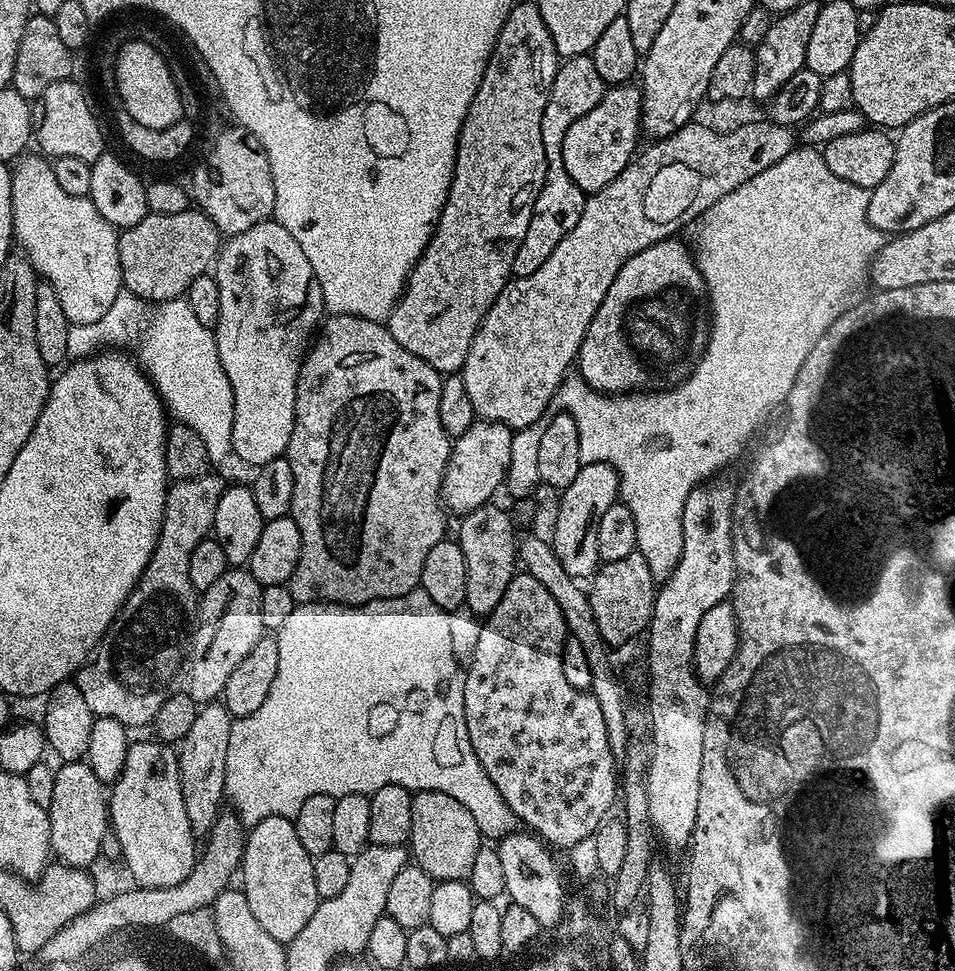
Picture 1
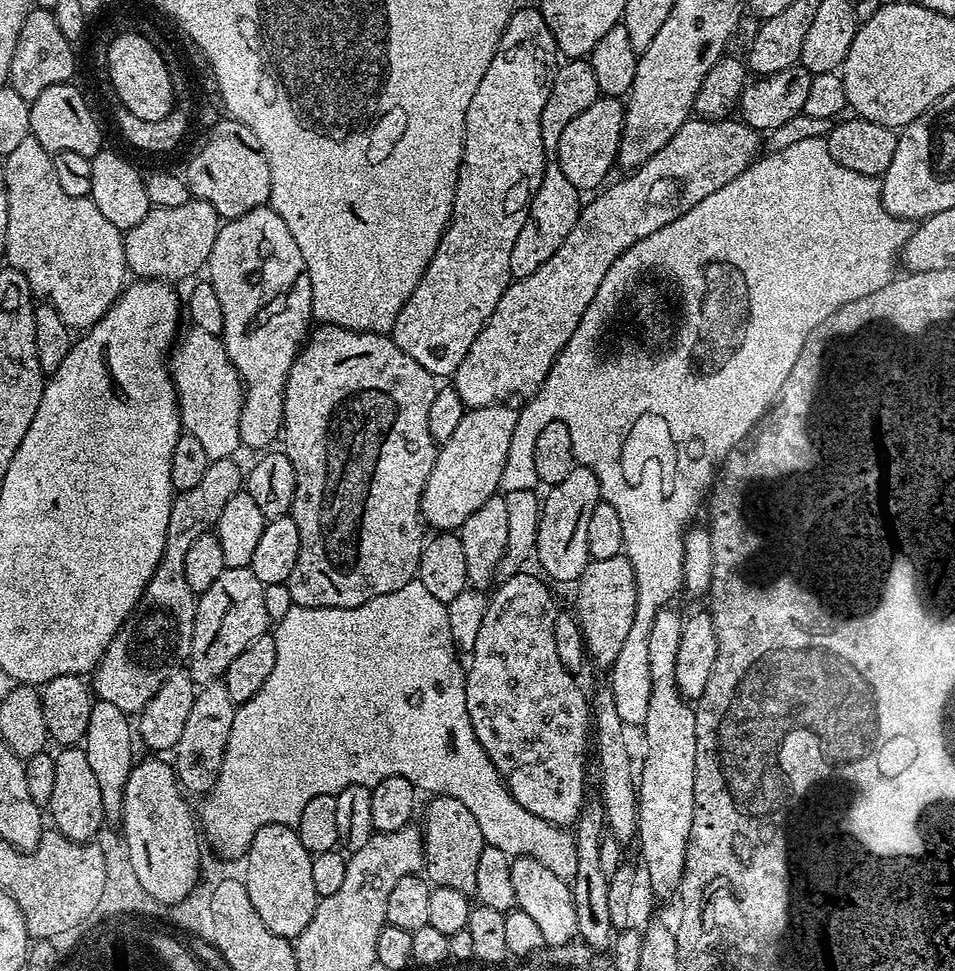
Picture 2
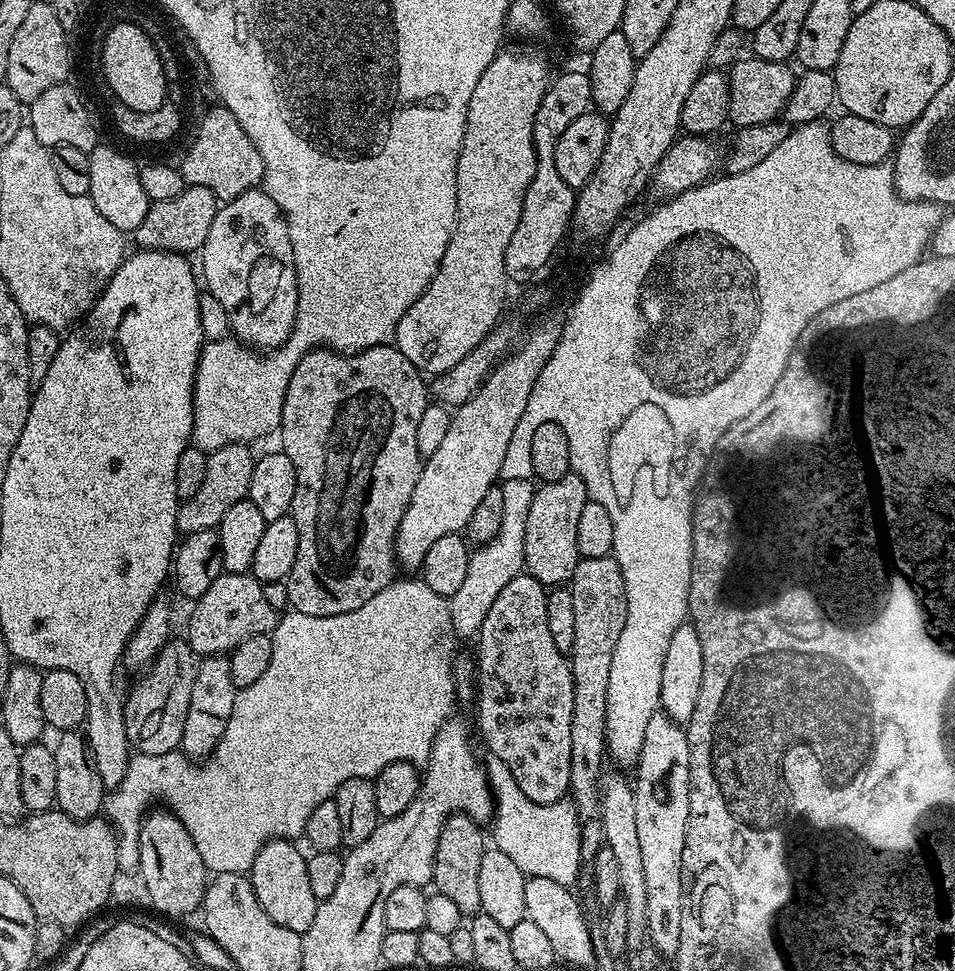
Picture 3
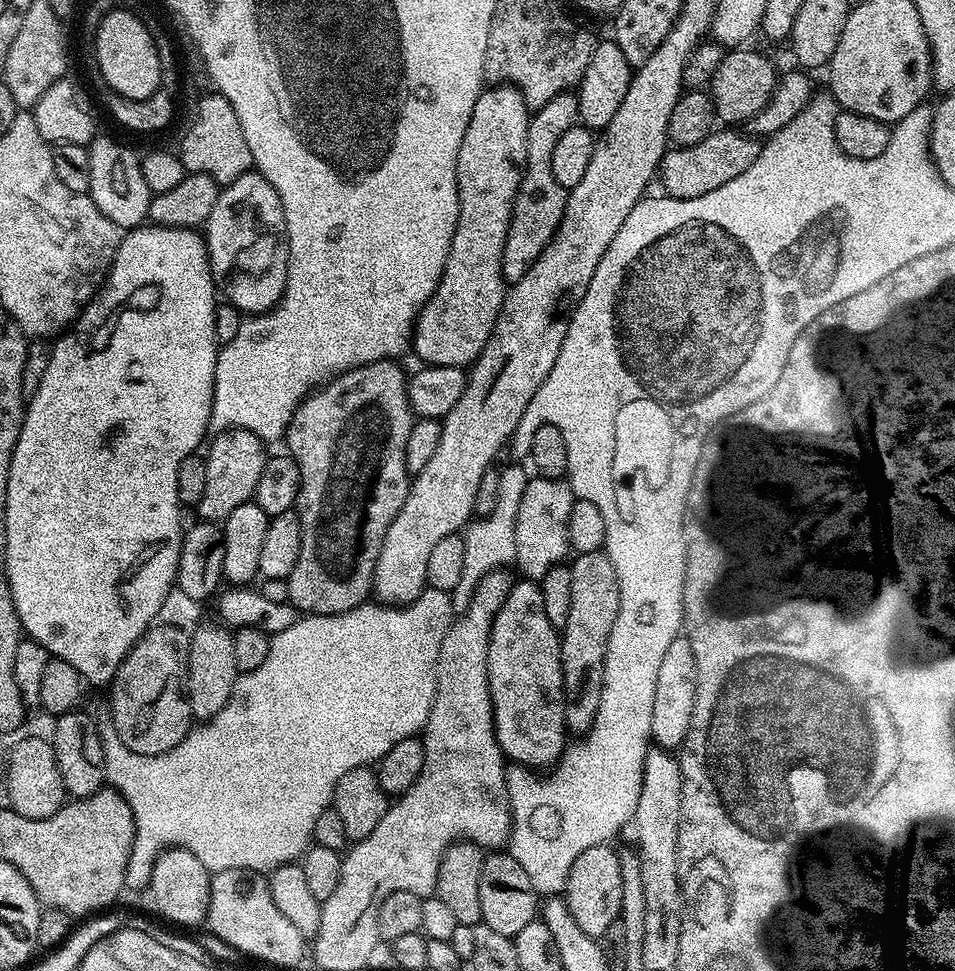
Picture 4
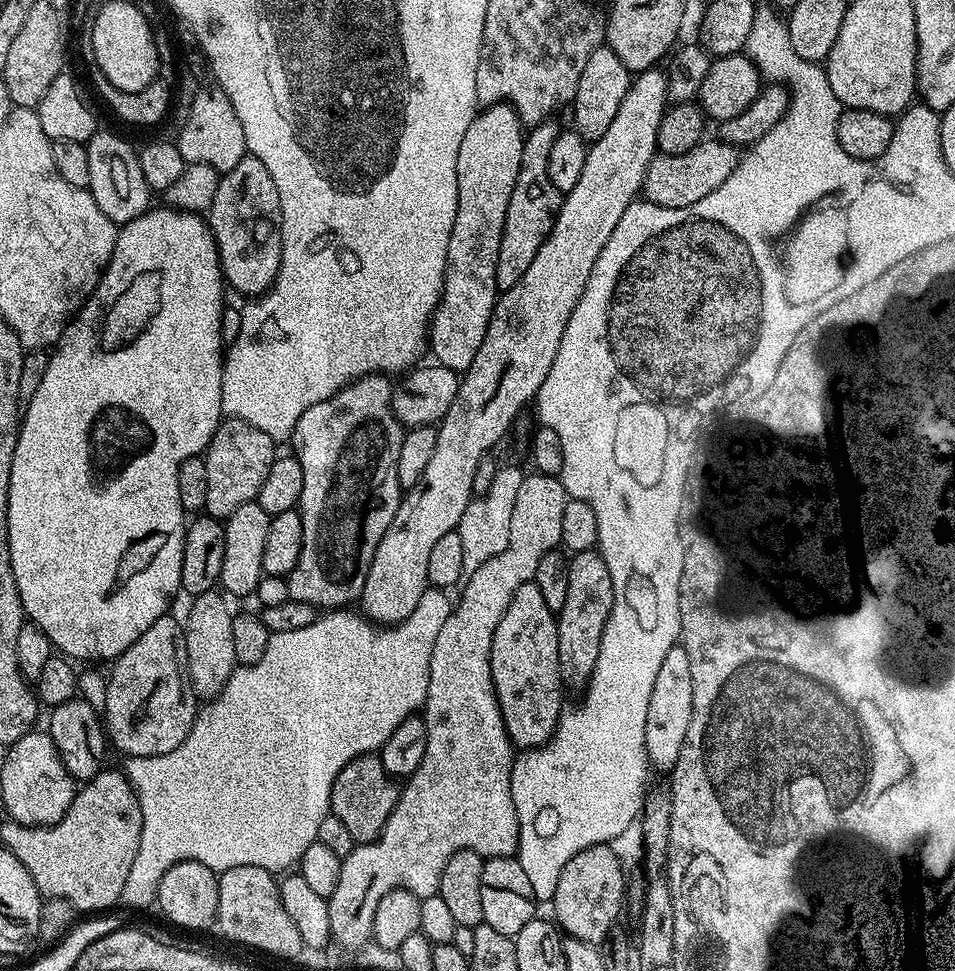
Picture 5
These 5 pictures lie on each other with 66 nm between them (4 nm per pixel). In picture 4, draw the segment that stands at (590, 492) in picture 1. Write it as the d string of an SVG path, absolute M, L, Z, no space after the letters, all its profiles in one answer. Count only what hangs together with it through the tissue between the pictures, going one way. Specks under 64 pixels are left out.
M543 478L529 479L526 494L522 494L520 509L516 515L515 567L520 567L525 577L539 578L548 573L556 564L563 564L569 559L570 545L568 542L568 527L574 507L572 485L567 479L545 480Z

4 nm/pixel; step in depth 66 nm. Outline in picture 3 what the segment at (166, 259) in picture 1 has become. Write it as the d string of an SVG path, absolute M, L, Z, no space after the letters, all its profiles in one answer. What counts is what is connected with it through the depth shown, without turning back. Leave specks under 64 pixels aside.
M187 185L182 194L166 202L153 201L147 210L142 226L136 228L134 239L141 249L151 251L174 251L190 254L199 251L209 234L220 209L220 201L206 186Z

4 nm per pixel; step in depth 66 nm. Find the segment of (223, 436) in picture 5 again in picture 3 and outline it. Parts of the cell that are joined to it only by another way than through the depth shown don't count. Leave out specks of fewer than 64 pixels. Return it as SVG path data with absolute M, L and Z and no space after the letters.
M227 444L222 450L207 453L206 478L202 481L202 487L194 498L183 501L176 510L177 533L187 534L198 530L219 529L222 518L226 518L226 510L234 506L234 502L245 499L248 495L250 478L252 477L252 456L251 447L244 444Z

